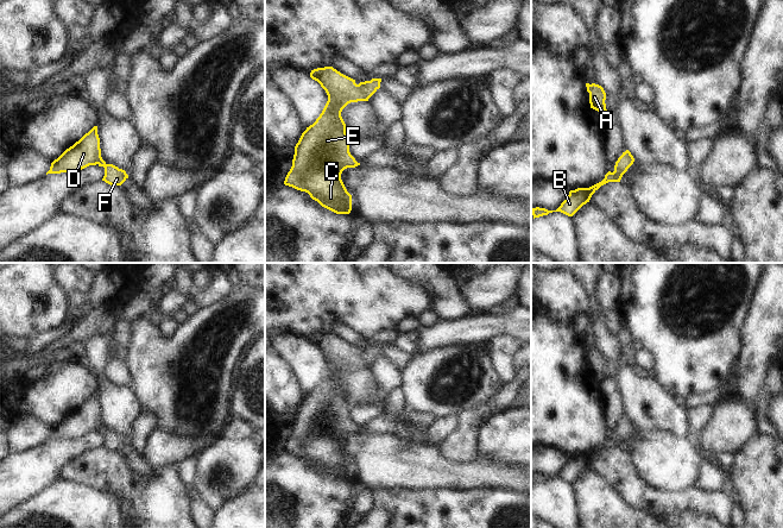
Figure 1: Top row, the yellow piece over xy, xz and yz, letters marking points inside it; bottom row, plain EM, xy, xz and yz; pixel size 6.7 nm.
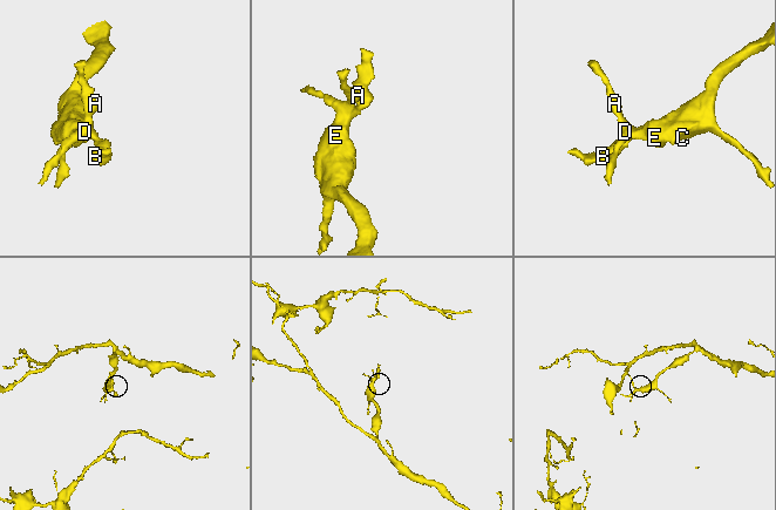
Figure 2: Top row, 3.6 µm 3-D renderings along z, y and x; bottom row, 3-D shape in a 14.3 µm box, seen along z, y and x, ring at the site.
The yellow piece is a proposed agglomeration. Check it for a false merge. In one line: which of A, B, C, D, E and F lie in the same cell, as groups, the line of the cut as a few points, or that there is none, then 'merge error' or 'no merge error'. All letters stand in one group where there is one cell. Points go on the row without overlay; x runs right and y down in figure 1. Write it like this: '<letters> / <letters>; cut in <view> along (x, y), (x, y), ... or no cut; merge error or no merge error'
A B C D E F; no cut; no merge error

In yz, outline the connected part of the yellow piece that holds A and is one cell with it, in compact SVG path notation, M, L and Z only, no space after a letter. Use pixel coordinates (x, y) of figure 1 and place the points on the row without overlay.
M586 350L587 358L589 359L589 370L591 375L598 377L600 381L604 381L607 378L606 376L606 359L604 354L595 350Z

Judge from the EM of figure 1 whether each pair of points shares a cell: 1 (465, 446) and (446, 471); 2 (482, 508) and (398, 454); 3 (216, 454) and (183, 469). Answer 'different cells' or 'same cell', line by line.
1: different cells
2: different cells
3: different cells

